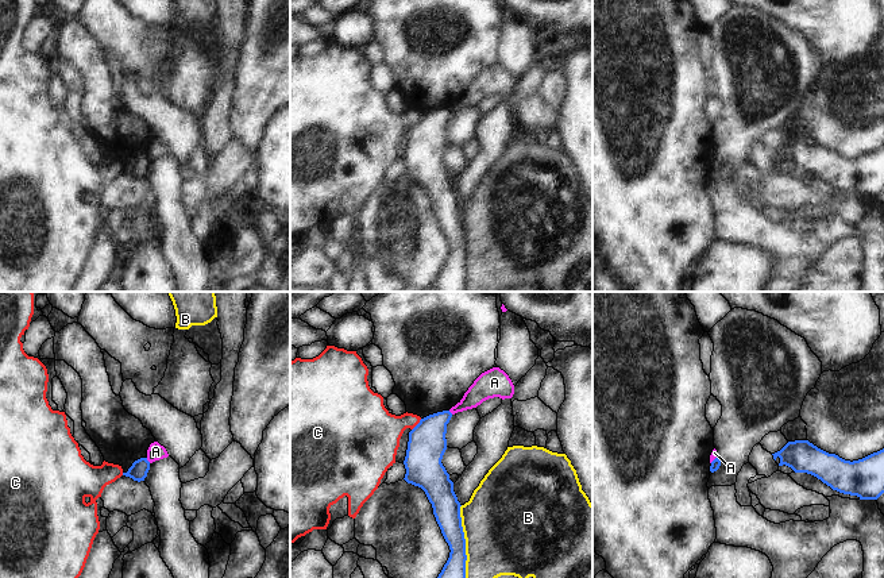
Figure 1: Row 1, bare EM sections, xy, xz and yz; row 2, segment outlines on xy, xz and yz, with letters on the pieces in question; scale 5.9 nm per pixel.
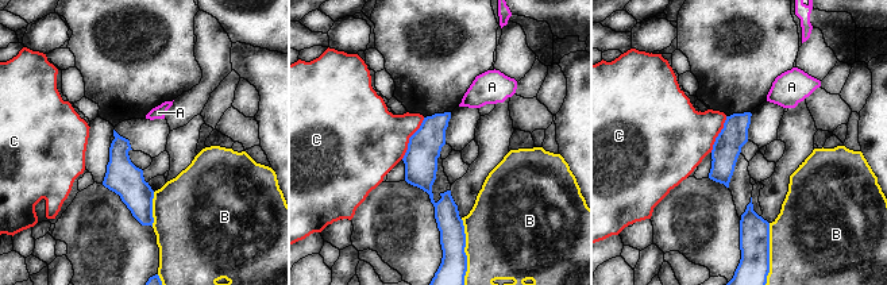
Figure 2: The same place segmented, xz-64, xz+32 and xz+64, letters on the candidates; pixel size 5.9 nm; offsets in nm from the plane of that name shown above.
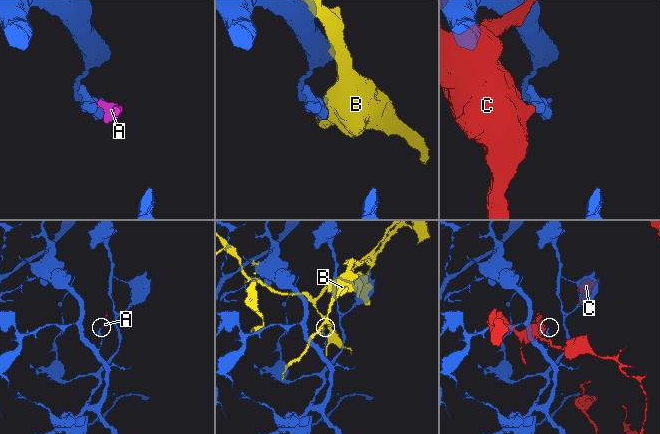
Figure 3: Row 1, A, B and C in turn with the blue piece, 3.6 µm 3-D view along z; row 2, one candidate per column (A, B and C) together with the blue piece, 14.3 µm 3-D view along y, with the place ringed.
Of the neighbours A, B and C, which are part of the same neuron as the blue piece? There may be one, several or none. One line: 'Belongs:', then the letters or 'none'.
Belongs: none

